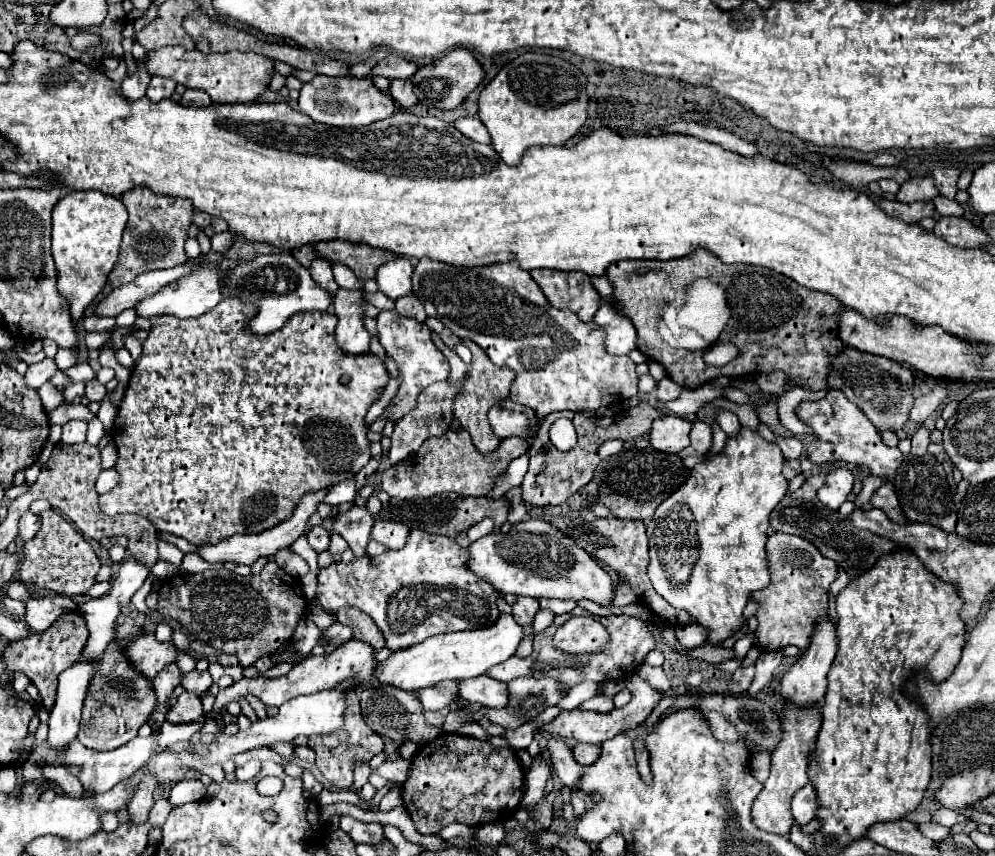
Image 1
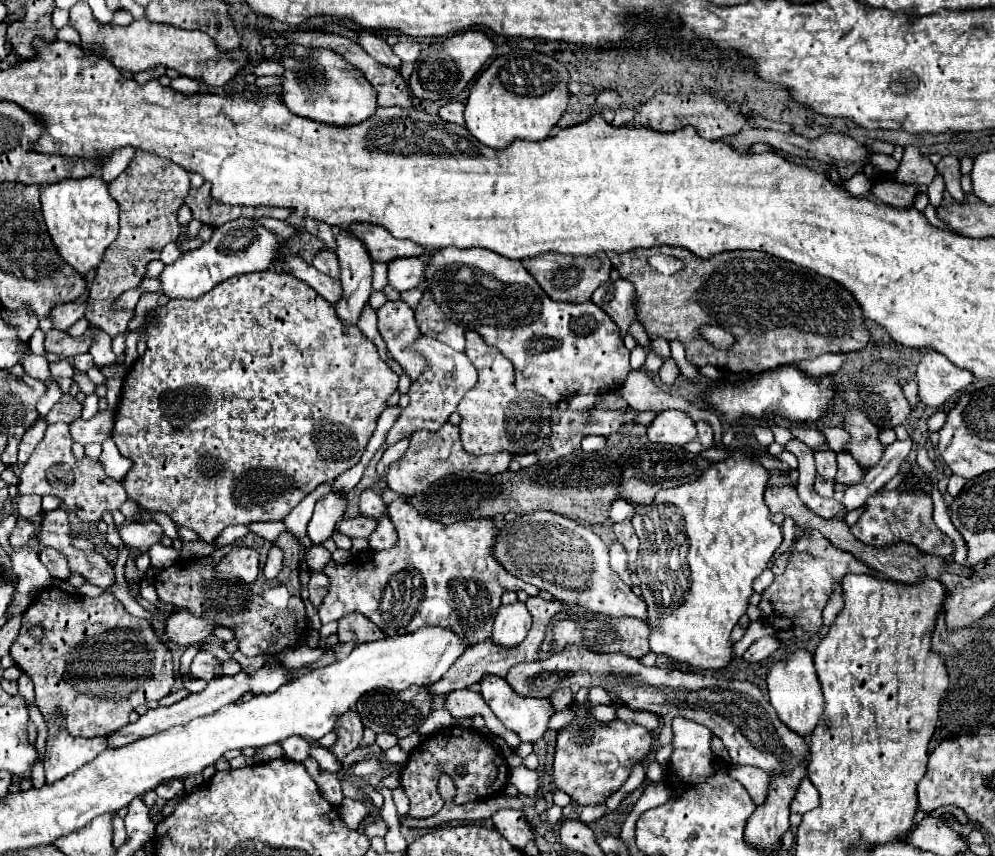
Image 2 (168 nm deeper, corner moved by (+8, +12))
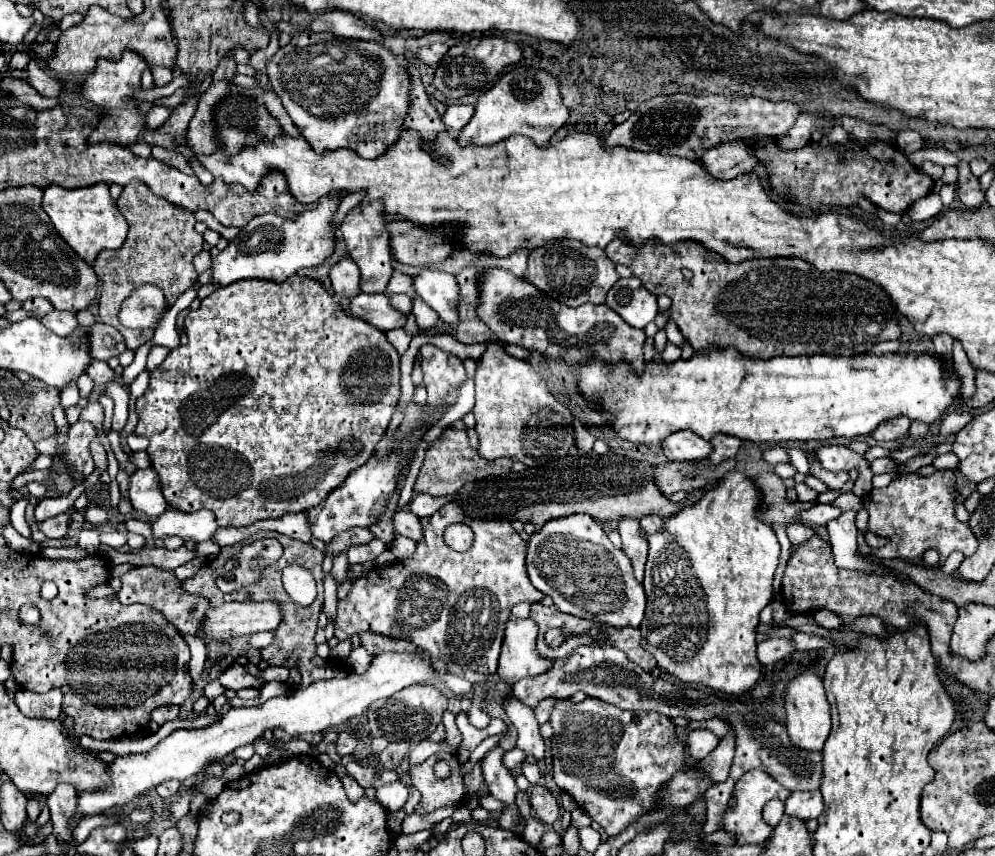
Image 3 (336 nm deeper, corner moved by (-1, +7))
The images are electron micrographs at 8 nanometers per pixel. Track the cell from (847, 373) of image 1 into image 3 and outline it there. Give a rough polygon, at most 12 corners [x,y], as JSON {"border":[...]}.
{"border":[[909,417],[887,419],[873,431],[875,441],[909,433]]}

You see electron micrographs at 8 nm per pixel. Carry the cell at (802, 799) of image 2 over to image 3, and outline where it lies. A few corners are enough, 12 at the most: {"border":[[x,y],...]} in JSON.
{"border":[[795,791],[785,813],[803,821],[823,813],[821,791]]}

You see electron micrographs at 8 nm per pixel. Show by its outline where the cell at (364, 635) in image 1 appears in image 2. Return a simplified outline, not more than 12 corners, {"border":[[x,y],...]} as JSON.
{"border":[[350,614],[338,620],[340,642],[374,642],[386,634]]}

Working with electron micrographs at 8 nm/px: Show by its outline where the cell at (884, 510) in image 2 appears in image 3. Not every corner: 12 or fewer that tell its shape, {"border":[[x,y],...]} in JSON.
{"border":[[953,471],[901,475],[873,489],[869,531],[889,539],[859,551],[921,563],[973,555],[977,539],[955,519]]}

